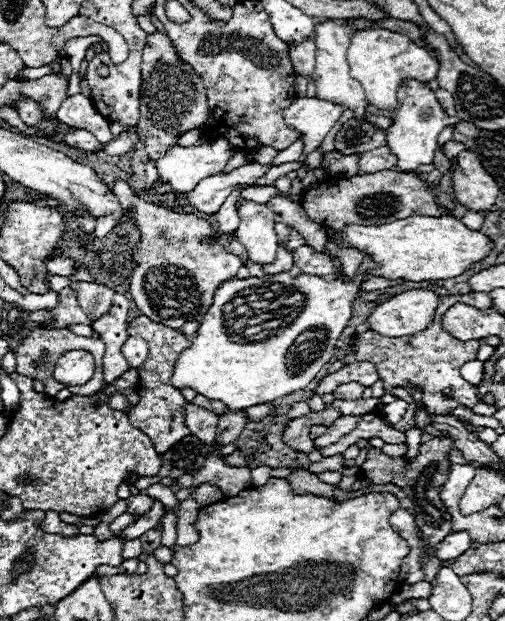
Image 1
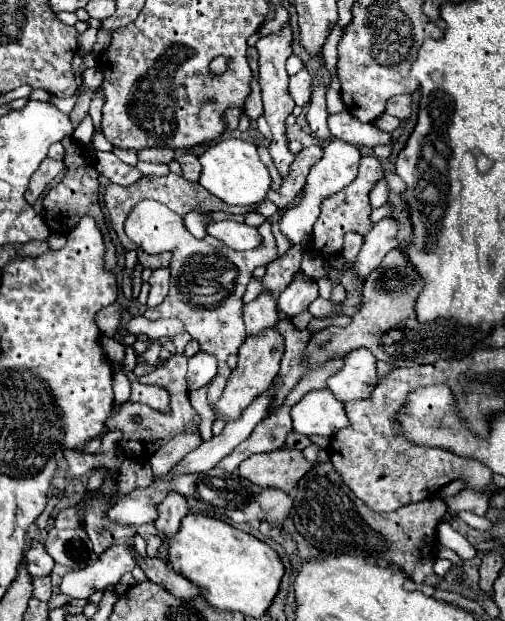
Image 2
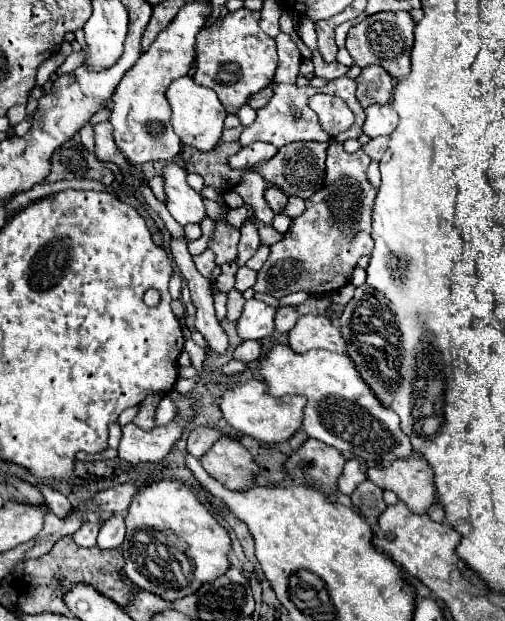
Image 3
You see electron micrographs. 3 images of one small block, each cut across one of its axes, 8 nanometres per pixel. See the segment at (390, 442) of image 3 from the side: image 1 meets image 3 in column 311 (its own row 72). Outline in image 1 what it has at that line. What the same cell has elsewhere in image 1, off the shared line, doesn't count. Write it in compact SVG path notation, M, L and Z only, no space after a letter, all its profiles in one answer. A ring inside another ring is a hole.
M380 26L354 32L348 46L348 64L350 74L364 86L368 102L382 110L396 108L396 92L402 80L414 78L420 82L430 82L438 74L438 60L434 60L428 50L414 44L408 36Z

